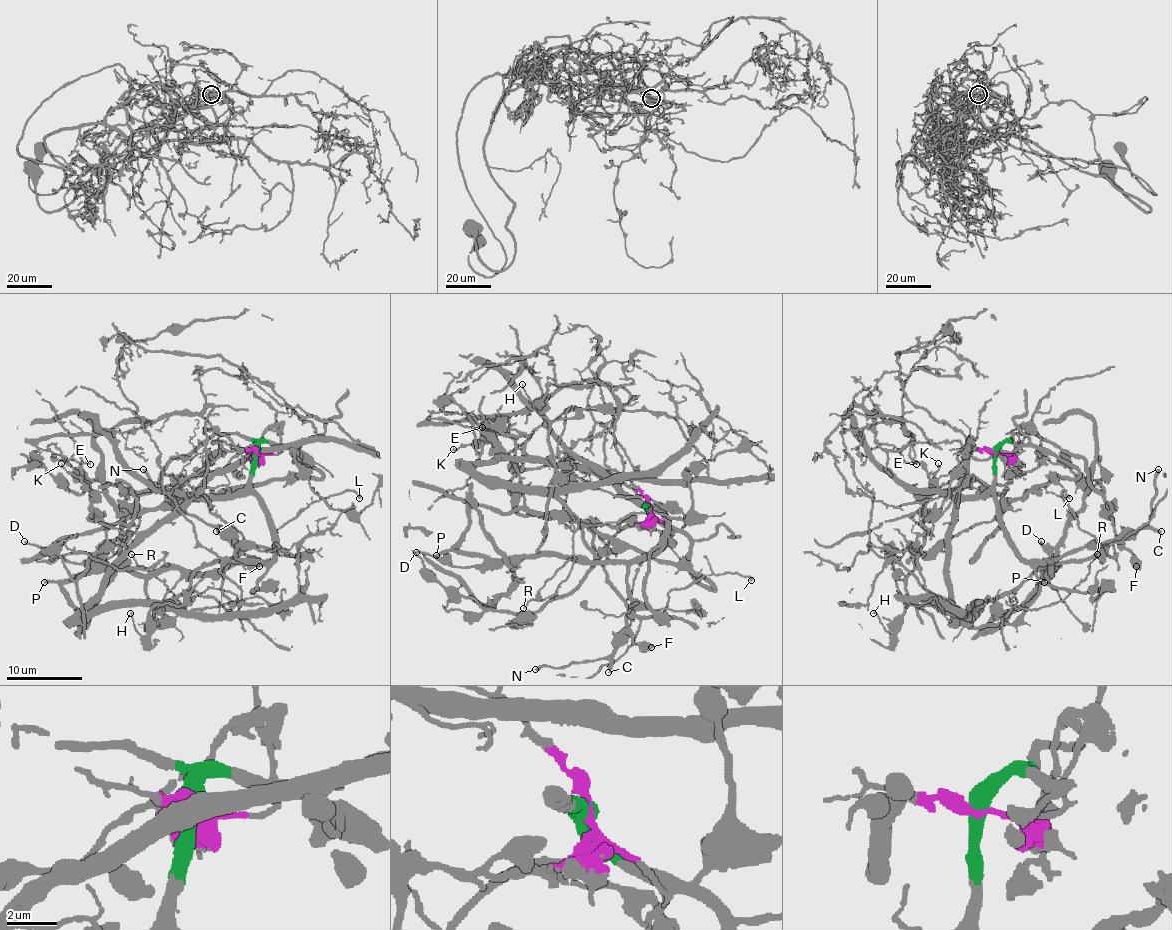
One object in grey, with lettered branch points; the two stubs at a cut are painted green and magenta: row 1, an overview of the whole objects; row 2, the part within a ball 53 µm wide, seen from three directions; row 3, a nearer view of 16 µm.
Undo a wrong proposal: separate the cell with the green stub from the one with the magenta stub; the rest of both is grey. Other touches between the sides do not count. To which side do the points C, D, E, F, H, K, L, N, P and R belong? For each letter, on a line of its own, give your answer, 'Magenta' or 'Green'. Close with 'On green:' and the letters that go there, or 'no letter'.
C: Green
D: Green
E: Magenta
F: Green
H: Green
K: Magenta
L: Green
N: Green
P: Green
R: Green
On green: C, D, F, H, L, N, P, R

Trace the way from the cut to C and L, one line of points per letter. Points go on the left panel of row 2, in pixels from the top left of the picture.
C: (257, 452), (252, 493), (265, 514), (273, 557), (237, 557), (239, 546), (222, 529), (216, 531)
L: (257, 452), (252, 493), (274, 556), (239, 559), (240, 548), (271, 548), (312, 503), (344, 491), (360, 499)

